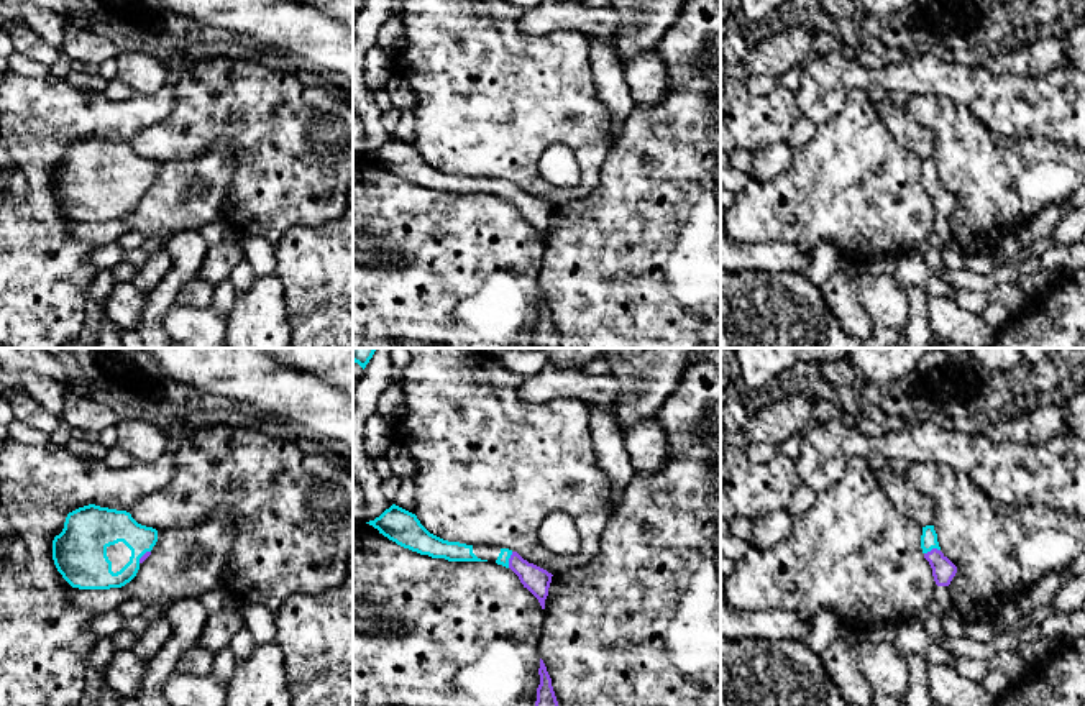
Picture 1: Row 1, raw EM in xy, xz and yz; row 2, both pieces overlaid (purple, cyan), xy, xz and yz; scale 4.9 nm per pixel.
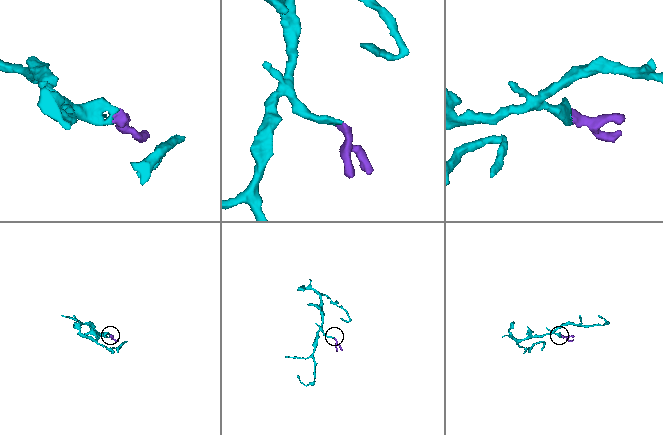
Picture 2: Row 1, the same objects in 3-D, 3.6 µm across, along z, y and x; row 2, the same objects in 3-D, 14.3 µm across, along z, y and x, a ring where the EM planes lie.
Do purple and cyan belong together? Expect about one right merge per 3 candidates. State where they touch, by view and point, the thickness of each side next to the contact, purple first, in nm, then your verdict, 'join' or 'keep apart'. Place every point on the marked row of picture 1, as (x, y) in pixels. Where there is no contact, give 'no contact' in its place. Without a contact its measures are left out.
contact xz (509, 560); calibres 130 and 60 nm; join

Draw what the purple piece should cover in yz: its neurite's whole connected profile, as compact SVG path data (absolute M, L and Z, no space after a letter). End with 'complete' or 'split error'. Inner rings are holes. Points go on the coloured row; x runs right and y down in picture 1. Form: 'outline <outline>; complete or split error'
outline M934 525L922 527L921 548L932 568L936 585L949 586L957 573L957 566L941 552Z; split error

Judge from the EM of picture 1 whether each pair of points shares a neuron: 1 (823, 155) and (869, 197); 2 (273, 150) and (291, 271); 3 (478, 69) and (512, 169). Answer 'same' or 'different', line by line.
1: same
2: different
3: same

